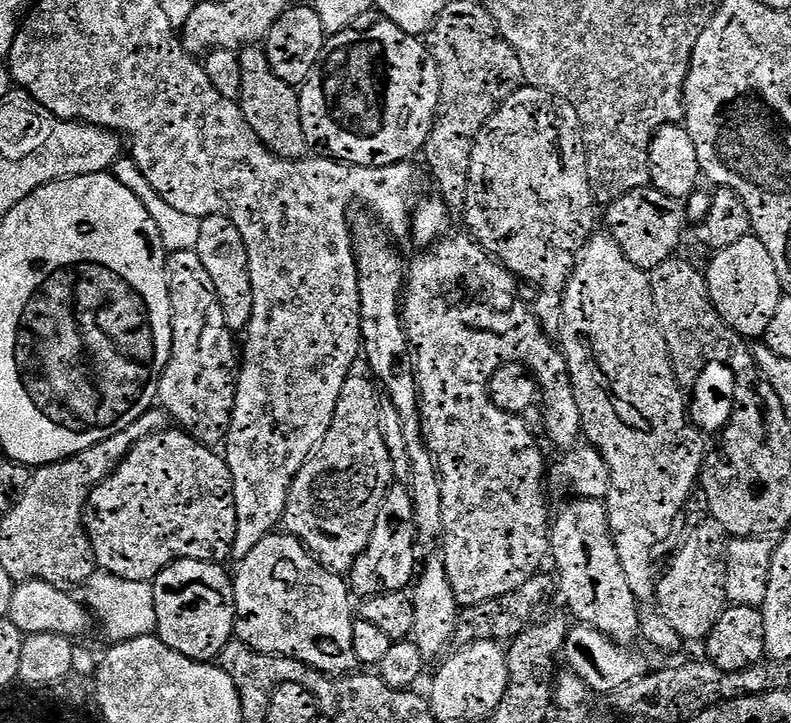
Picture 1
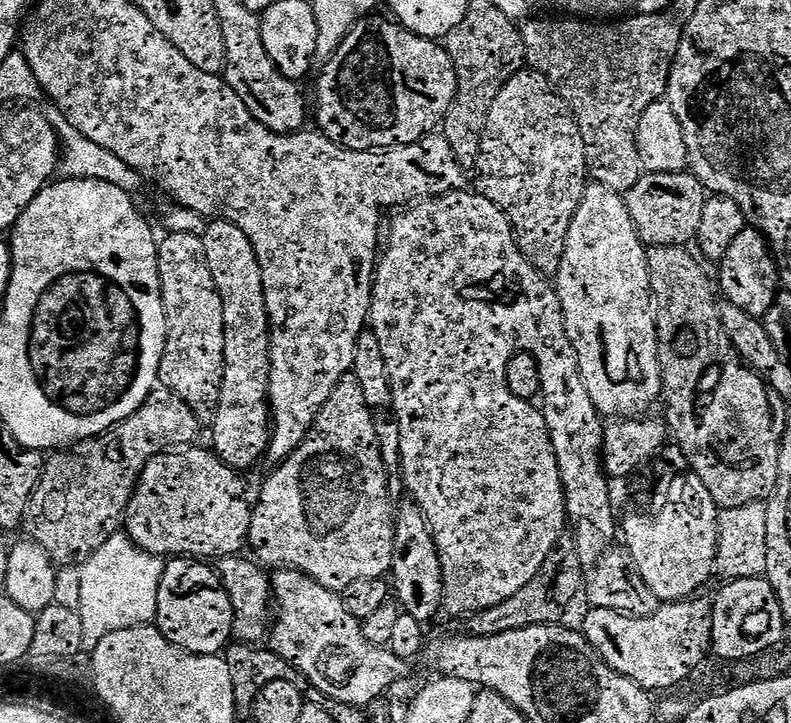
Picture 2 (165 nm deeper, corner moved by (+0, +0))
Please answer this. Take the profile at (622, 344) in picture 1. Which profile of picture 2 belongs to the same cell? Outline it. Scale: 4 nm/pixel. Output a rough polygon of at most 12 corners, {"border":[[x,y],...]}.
{"border":[[589,183],[554,277],[604,418],[662,396],[647,252]]}

